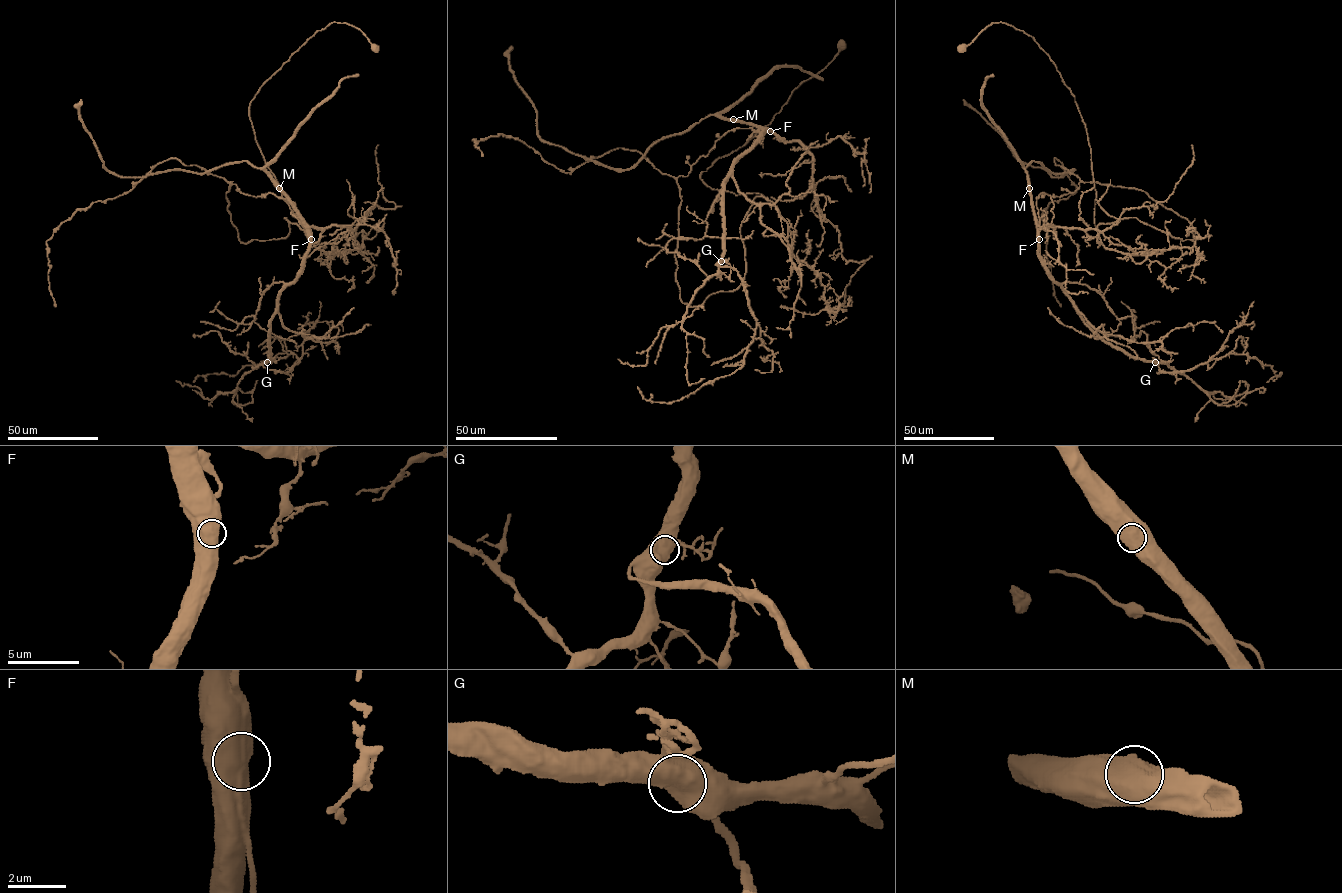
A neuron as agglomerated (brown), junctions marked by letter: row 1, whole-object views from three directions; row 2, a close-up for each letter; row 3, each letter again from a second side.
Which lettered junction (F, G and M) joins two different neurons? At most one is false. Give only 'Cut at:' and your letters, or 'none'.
Cut at: F

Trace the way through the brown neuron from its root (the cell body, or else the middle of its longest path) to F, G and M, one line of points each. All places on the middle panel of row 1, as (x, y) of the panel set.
F: (841, 44), (700, 174), (762, 195), (740, 228), (742, 283), (689, 307), (676, 179), (730, 130), (770, 131)
G: (841, 44), (700, 174), (762, 195), (744, 279), (697, 306), (676, 179), (768, 131), (725, 179), (721, 261)
M: (841, 44), (700, 174), (762, 195), (742, 283), (689, 307), (676, 179), (730, 130), (767, 131), (733, 119)

